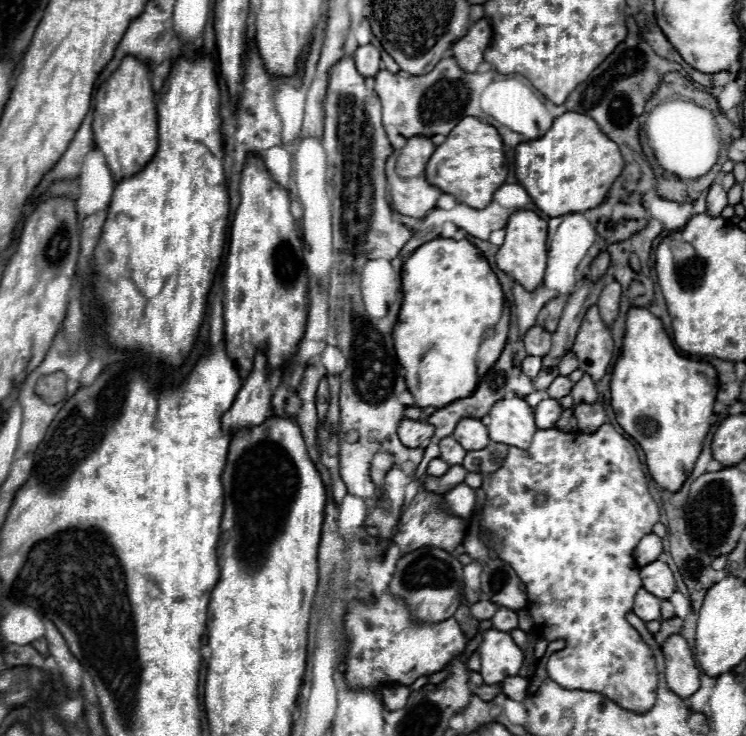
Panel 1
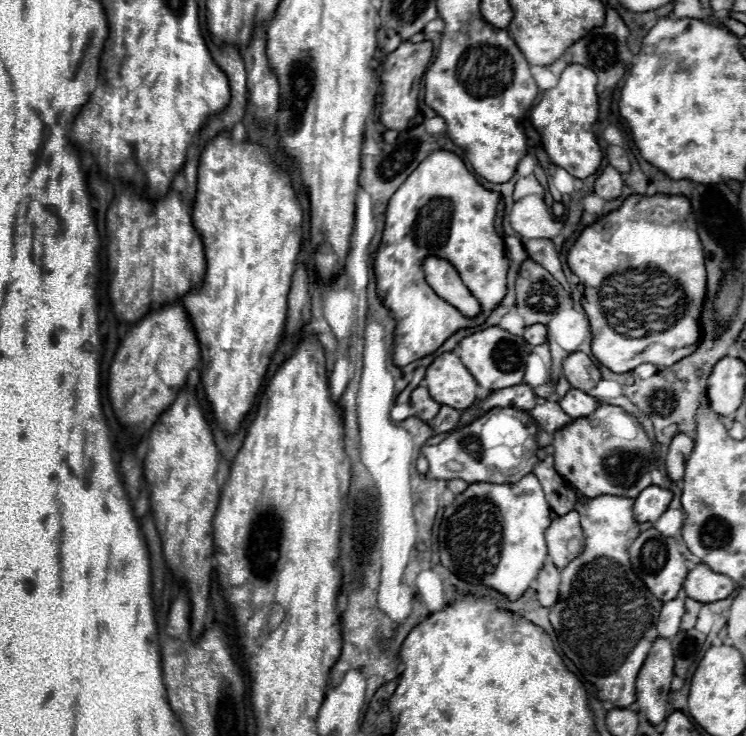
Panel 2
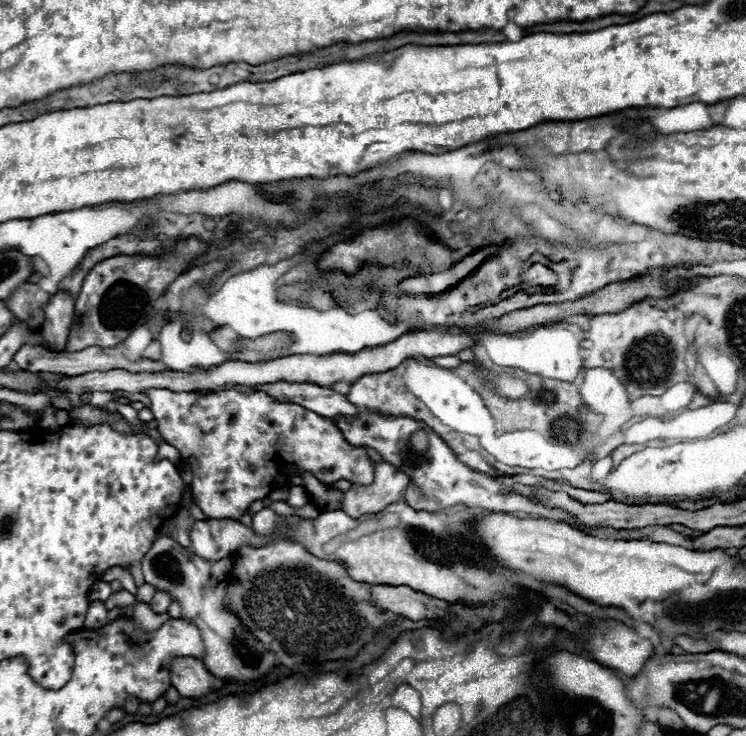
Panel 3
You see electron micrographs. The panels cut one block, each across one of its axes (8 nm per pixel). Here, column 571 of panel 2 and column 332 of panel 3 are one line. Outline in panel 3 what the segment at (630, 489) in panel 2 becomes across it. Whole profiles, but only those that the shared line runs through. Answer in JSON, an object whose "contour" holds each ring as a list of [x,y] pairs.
{"contour":[[[150,388],[144,390],[150,400],[150,410],[158,422],[158,432],[170,446],[178,448],[182,458],[192,468],[192,498],[194,504],[208,516],[208,518],[242,518],[254,500],[262,500],[268,496],[280,480],[290,476],[300,476],[304,470],[312,472],[320,482],[334,484],[340,478],[350,482],[370,484],[374,478],[372,462],[368,460],[366,450],[352,446],[344,440],[340,428],[318,416],[312,410],[306,410],[298,404],[282,404],[274,402],[264,392],[242,394],[238,390],[224,390],[216,394],[198,394],[198,392],[172,392],[168,388]]]}

